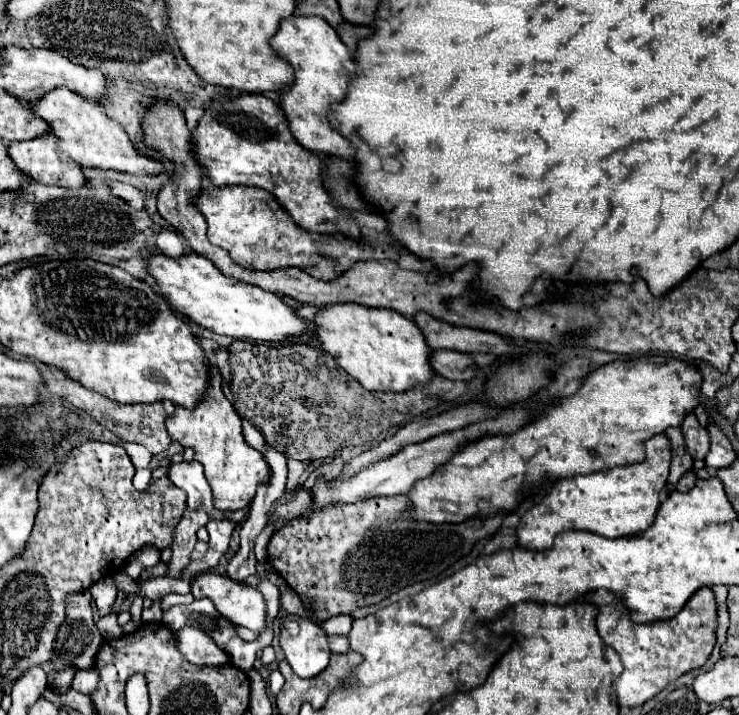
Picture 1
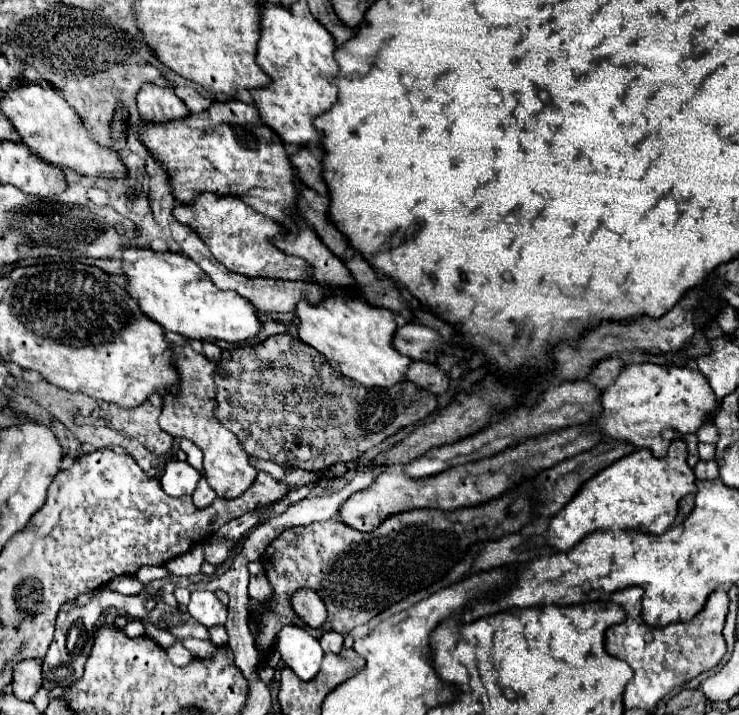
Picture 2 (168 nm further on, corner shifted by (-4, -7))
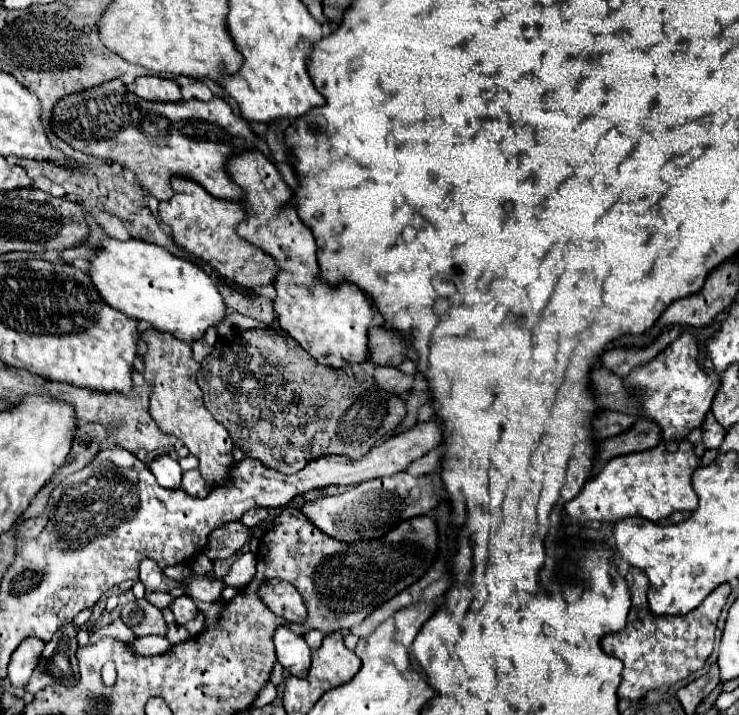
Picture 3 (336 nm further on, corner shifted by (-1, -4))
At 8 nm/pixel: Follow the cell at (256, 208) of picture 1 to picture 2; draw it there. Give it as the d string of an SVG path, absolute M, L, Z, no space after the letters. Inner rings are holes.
M197 196L191 204L179 204L173 210L173 216L191 226L201 240L209 246L215 260L219 260L227 270L243 274L249 278L275 278L275 280L309 280L311 268L307 262L295 256L287 256L271 244L271 238L279 238L283 228L267 216L259 216L253 208L247 208L235 196Z

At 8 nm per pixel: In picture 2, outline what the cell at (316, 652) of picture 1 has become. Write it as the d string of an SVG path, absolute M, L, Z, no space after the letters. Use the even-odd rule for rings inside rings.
M283 626L277 638L275 650L281 654L281 660L303 680L311 680L323 660L323 650L317 638L299 626Z

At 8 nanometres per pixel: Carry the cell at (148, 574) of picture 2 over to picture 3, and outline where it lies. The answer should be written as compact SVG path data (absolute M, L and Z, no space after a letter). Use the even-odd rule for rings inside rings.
M171 565L166 567L166 569L162 569L162 571L164 571L166 577L176 579L176 581L180 581L180 579L184 579L184 577L188 577L188 575L192 575L192 571L188 569L188 565Z

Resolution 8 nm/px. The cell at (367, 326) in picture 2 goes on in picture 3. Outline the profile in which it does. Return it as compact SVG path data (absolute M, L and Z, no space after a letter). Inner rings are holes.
M252 151L242 153L242 157L232 157L228 171L246 191L244 207L250 217L238 227L240 237L264 249L280 265L280 273L274 281L278 291L274 309L280 327L300 341L300 345L322 365L342 369L348 363L366 363L370 357L368 329L374 317L372 301L350 281L328 285L328 281L320 277L314 235L298 217L296 207L290 205L294 193L284 183L278 169L260 151Z

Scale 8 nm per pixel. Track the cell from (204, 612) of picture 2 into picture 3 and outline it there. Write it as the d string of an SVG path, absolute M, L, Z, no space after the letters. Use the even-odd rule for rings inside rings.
M182 595L182 597L174 599L172 611L174 611L176 623L180 623L180 625L196 619L196 615L198 615L198 607L196 607L196 603L188 595Z

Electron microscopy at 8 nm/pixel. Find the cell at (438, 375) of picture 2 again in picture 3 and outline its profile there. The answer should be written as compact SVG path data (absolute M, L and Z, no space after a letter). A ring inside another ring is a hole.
M378 365L374 369L374 377L382 389L388 389L390 393L400 393L400 395L410 391L414 385L412 375L406 375L400 369L390 367L390 365Z

